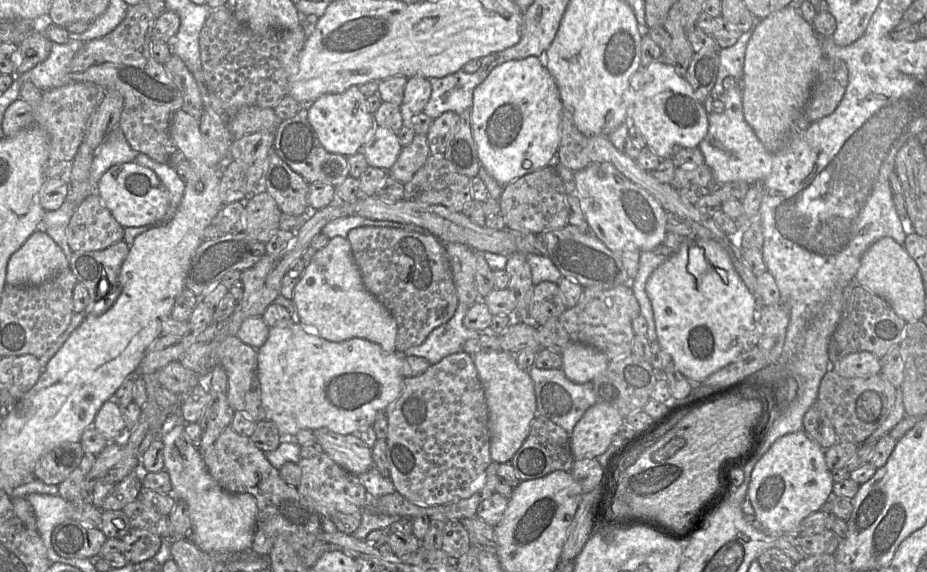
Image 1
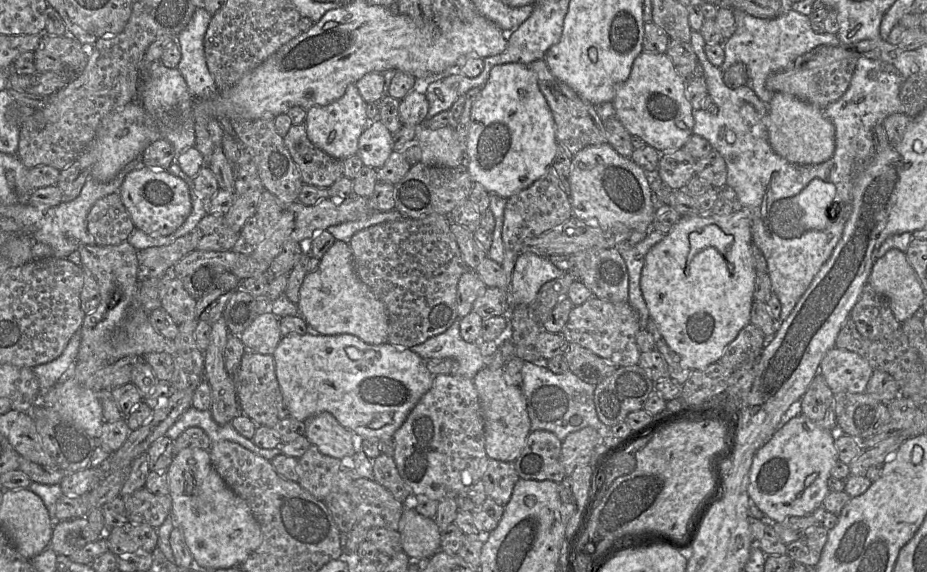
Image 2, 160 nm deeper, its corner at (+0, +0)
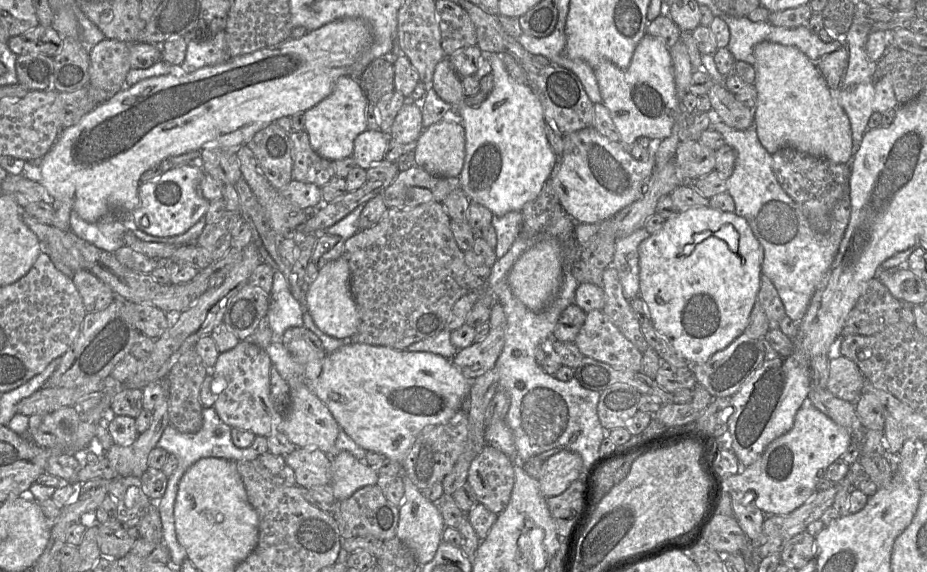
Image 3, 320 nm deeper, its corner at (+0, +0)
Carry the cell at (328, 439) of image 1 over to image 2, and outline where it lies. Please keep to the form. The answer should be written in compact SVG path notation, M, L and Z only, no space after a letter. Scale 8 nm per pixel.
M321 412L303 422L304 436L322 454L341 461L344 458L352 458L356 453L356 437L341 426L329 412Z

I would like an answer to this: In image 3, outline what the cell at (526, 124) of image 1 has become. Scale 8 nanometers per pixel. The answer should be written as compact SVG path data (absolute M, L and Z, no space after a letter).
M483 52L491 67L493 89L477 107L465 104L462 77L458 75L448 58L442 59L435 67L432 88L437 95L449 103L461 116L465 130L465 158L459 175L461 189L470 202L477 202L488 208L493 215L502 216L510 211L521 211L524 205L534 199L545 182L551 178L558 164L546 135L546 121L543 107L530 85L516 82L508 73L497 53Z

